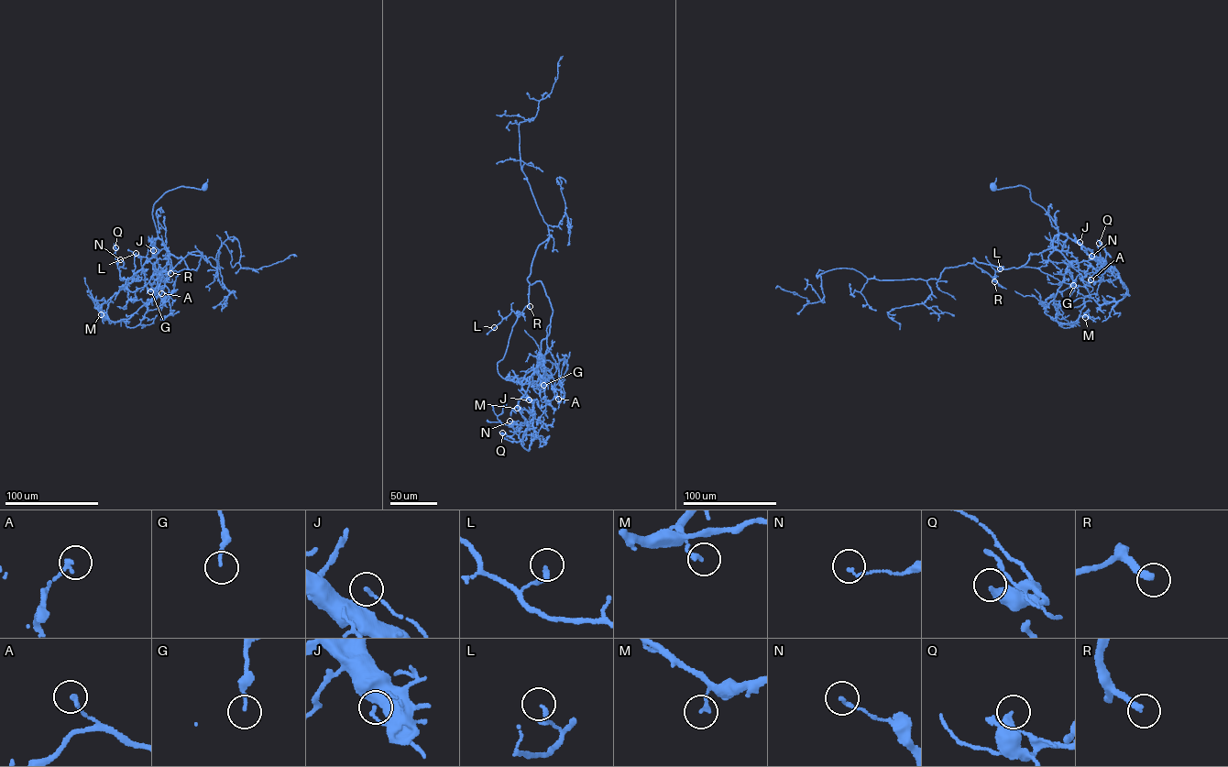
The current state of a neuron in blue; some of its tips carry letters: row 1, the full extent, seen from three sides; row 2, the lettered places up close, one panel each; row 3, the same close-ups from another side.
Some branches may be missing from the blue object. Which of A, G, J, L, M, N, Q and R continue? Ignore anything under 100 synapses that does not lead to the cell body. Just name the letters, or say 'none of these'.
R

